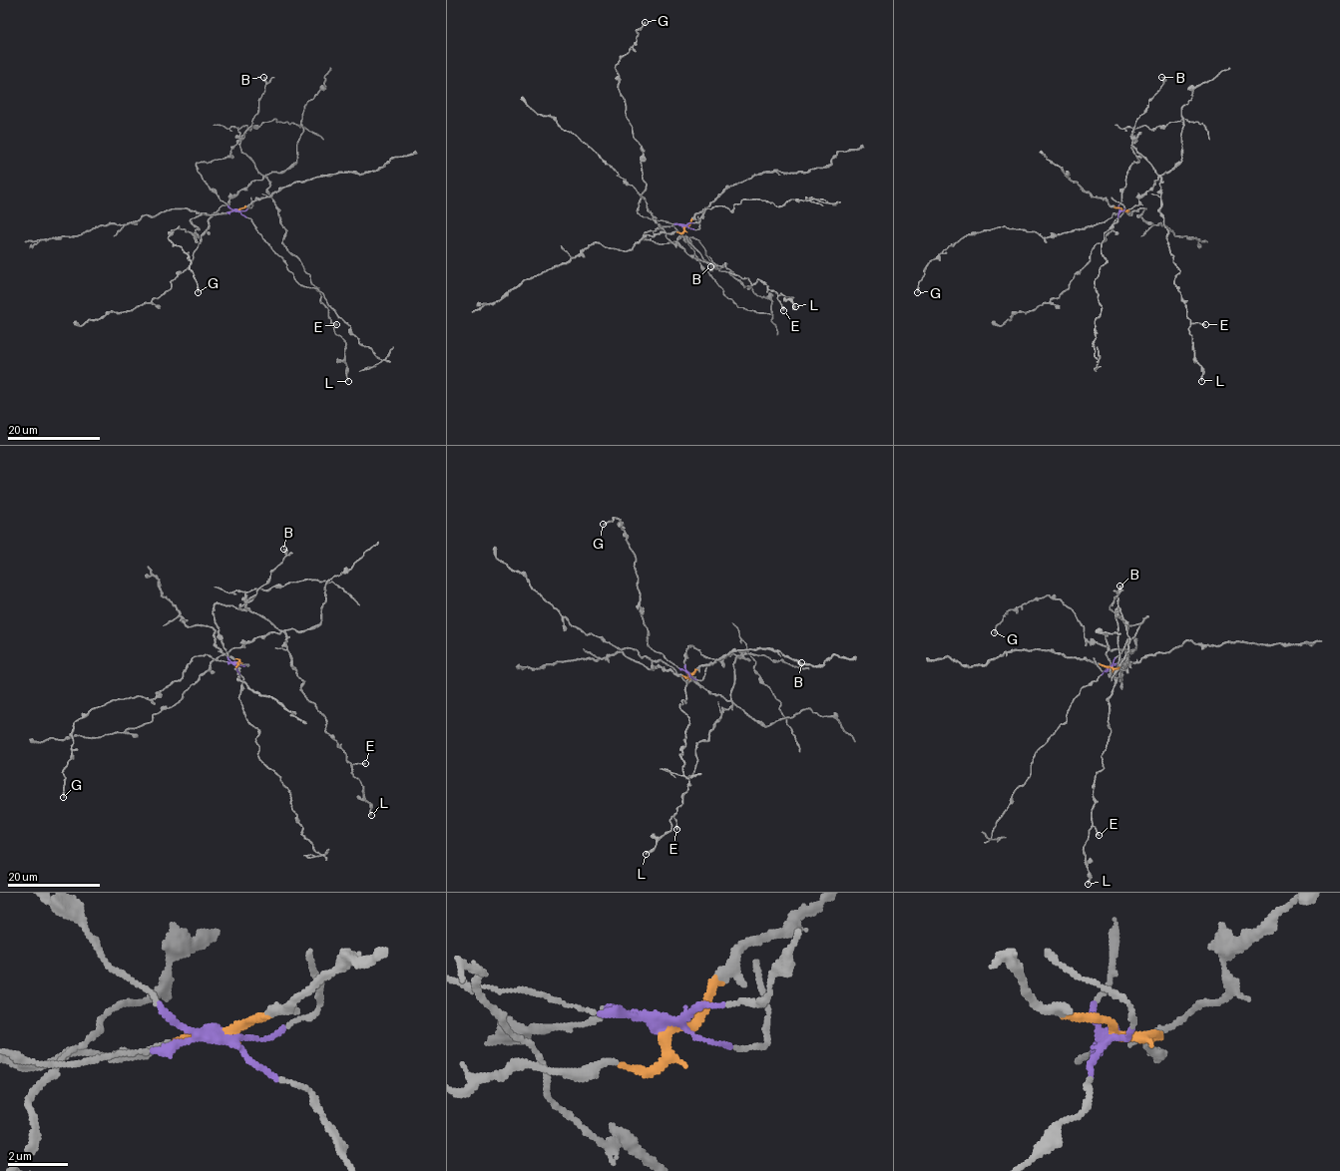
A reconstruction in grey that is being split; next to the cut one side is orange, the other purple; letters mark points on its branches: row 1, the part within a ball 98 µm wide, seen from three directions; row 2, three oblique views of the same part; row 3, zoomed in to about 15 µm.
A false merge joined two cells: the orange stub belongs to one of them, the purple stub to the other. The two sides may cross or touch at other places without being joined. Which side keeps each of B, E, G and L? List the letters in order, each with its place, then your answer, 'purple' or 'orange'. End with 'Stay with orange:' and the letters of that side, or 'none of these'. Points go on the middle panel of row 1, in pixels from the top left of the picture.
B: place (710, 266); purple
E: place (783, 310); purple
G: place (645, 22); purple
L: place (795, 306); purple
Stay with orange: none of these

